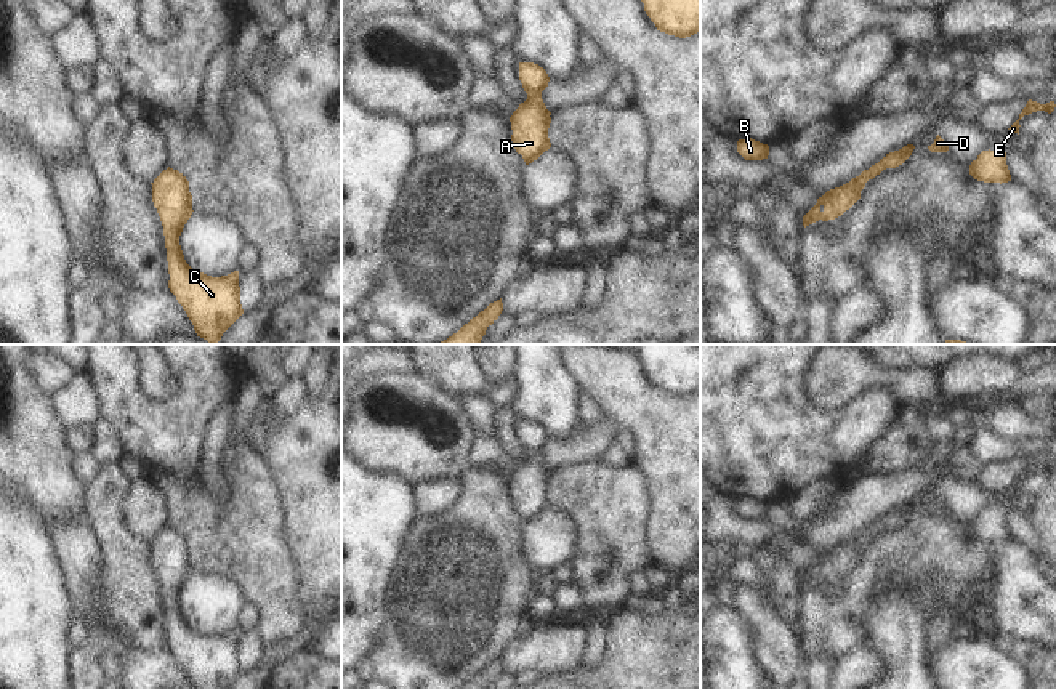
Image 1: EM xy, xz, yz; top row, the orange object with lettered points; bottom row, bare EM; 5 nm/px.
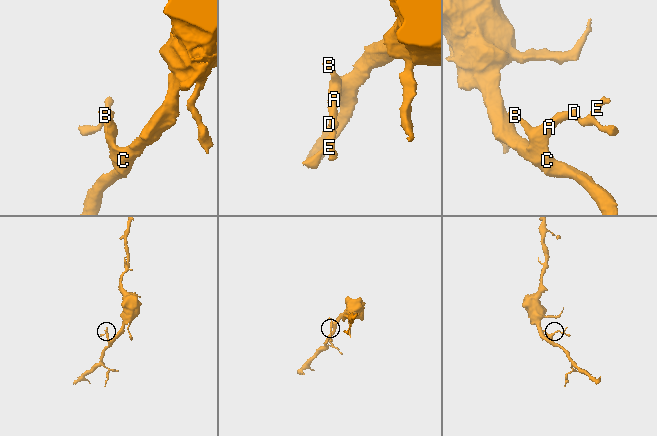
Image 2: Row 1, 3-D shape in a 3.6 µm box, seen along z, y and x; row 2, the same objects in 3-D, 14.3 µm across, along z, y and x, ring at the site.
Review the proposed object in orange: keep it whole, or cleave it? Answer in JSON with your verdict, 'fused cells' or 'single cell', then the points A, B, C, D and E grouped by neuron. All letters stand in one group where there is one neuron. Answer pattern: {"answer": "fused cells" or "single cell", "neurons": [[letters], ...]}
{"answer": "single cell", "neurons": [["A", "B", "C", "D", "E"]]}

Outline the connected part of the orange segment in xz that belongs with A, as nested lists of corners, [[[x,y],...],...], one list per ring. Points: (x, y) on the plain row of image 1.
[[[519,421],[519,439],[527,458],[510,476],[511,500],[516,511],[529,524],[551,506],[548,497],[551,471],[542,458],[542,450],[548,445],[550,436],[538,423]]]

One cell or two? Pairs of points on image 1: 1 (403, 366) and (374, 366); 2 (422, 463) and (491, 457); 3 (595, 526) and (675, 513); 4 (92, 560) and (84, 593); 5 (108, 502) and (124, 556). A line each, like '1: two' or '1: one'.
1: one
2: two
3: two
4: one
5: one

